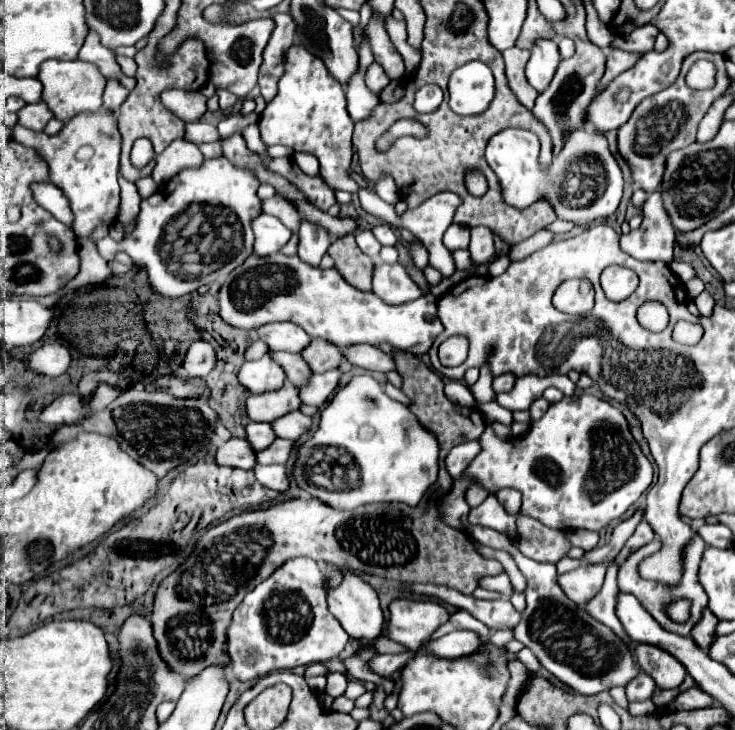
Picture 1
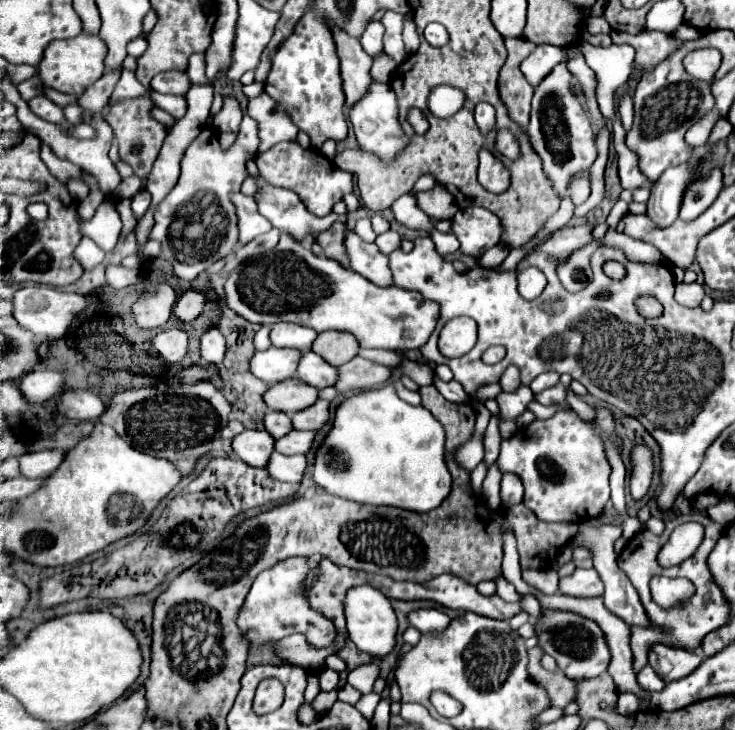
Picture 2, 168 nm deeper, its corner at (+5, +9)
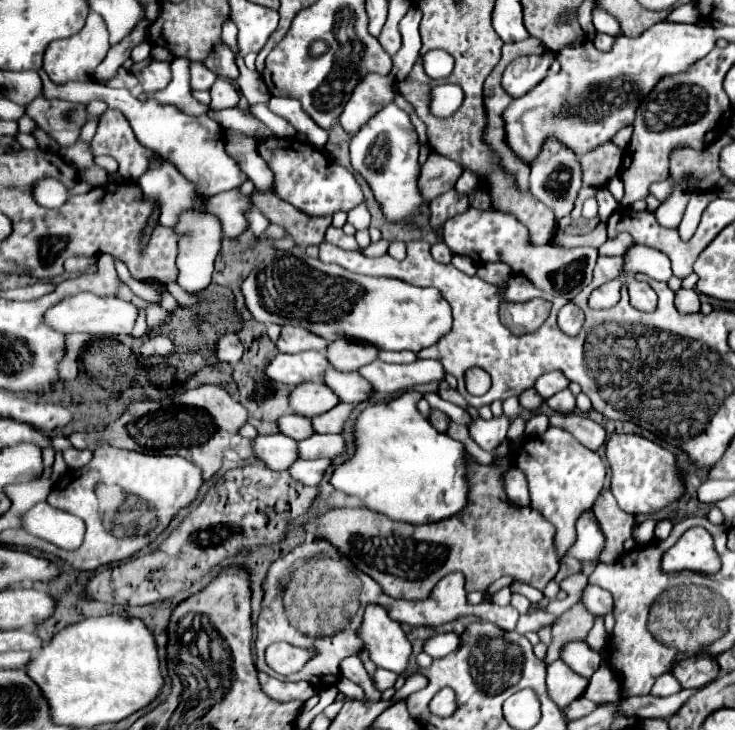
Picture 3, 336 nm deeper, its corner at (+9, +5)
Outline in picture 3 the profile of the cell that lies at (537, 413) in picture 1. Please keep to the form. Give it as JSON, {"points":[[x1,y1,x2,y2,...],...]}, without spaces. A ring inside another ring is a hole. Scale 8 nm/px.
{"points":[[562,389,556,395,552,395,550,399,546,399,546,405,556,413,572,413,572,411,576,411,576,399,574,399,570,389]]}

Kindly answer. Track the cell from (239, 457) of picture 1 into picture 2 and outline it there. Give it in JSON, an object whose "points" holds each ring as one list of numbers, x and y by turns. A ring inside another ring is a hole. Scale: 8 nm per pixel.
{"points":[[246,429,244,433,236,435,232,441,234,455,254,467,266,467,270,455,274,453,274,437,268,431]]}

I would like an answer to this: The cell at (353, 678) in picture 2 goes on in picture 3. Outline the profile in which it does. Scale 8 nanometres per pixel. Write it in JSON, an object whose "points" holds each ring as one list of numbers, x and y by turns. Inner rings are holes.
{"points":[[376,669,376,673,372,675,372,683,374,683,374,687,378,689,378,691,384,691,384,689,388,689,388,687,392,687,394,685,394,681,396,681,396,673,392,673,392,671,386,671,386,669]]}

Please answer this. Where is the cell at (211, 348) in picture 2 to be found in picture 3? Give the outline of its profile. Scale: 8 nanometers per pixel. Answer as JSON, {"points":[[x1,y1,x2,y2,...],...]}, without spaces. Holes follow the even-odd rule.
{"points":[[224,335,224,337,220,337,218,343,216,343,216,357,220,361,230,363,230,365,234,365,236,361,240,361,242,347,238,343,238,337,236,335]]}

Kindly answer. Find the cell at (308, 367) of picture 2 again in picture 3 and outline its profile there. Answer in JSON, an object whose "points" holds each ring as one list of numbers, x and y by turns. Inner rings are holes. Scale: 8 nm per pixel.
{"points":[[328,367,328,371,322,375,322,381,344,403,362,403,372,393,372,387,368,387,366,379,356,375,356,371,354,373,340,373,334,367]]}

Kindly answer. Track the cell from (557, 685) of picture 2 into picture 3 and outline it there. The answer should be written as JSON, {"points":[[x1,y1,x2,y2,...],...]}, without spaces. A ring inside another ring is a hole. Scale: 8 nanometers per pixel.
{"points":[[576,603,574,607,570,607,564,615,560,615,554,625,552,625,552,643,548,645,544,663,552,663,558,659,558,649,572,639,584,639,588,635,588,631,592,629,594,617,592,613,584,611,584,607,580,607,580,603]]}

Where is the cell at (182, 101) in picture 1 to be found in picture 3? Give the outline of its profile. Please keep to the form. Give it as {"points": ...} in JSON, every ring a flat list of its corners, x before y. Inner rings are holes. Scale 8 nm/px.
{"points":[[152,61,144,71,142,71,142,89,146,93,152,93,152,91,160,91,164,89,170,79,172,79,172,73,170,73,170,63,162,63,162,61]]}

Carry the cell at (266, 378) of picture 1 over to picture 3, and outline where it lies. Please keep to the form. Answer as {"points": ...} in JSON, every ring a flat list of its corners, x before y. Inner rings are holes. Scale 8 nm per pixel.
{"points":[[304,351,296,355,278,353,266,367,268,379,295,387,304,382,320,381,328,367,328,359,318,351]]}

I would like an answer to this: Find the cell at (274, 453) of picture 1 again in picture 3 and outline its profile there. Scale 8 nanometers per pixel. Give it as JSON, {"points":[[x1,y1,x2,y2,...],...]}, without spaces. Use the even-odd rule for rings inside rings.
{"points":[[312,435,308,439,298,441,300,459,320,459,328,457,334,459,344,451,344,439,340,435]]}

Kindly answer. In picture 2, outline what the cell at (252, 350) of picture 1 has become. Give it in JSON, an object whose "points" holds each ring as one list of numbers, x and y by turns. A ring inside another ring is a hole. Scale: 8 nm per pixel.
{"points":[[264,325,258,333,256,333,256,337,254,337,254,343,256,343,256,347,258,347,258,351,262,351,262,349,268,349,272,343,270,343,270,325]]}

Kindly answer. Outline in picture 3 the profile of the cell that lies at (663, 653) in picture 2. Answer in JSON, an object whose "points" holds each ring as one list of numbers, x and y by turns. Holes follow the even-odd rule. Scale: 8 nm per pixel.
{"points":[[698,653,696,657,688,657,676,663,670,673,676,675,678,683,684,689,700,689,716,679,718,663,708,653]]}

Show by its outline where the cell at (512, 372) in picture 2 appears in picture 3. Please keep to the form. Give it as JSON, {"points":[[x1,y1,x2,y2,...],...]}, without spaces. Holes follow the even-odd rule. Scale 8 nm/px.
{"points":[[534,389,522,391,522,395,520,395,520,405,522,405,524,409,530,409,530,411,534,411,542,401,544,401,544,399,542,399]]}

